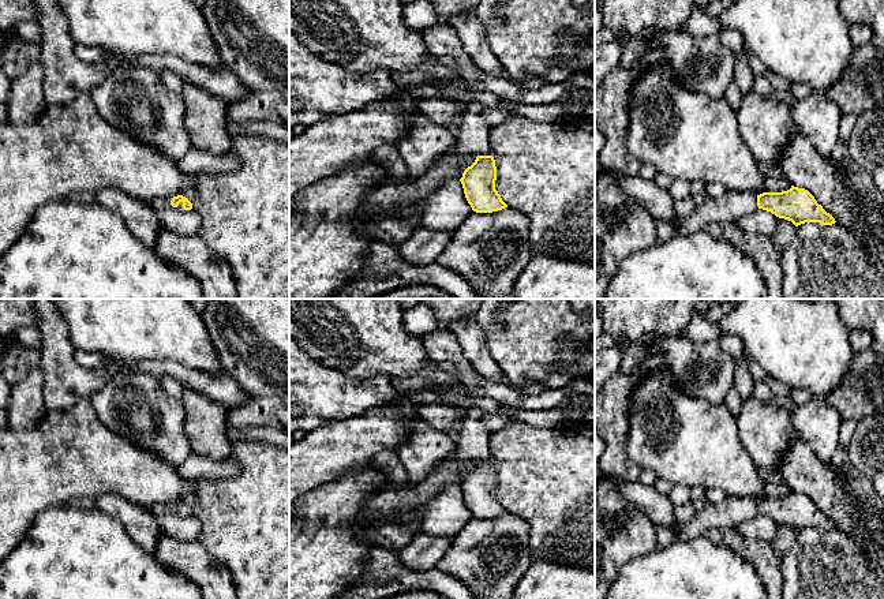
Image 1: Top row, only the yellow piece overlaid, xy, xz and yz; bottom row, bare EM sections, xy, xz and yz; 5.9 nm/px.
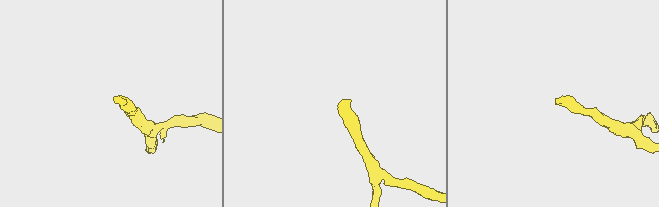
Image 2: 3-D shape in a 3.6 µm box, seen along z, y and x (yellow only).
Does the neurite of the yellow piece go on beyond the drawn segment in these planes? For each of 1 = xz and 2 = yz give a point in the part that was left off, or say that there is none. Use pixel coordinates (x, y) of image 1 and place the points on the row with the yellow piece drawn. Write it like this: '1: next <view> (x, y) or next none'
1: next xz (472, 135)
2: next yz (733, 205)

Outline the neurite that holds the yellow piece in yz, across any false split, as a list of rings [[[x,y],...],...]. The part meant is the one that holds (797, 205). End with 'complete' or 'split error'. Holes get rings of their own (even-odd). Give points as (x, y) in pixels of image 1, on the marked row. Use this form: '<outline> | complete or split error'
[[[791,186],[782,192],[763,192],[754,195],[743,191],[728,191],[705,202],[688,217],[679,218],[675,235],[694,233],[707,229],[711,222],[734,222],[737,218],[754,213],[757,209],[771,211],[779,218],[791,221],[795,227],[805,222],[835,224],[835,218],[827,213],[814,196],[805,188]]] | split error

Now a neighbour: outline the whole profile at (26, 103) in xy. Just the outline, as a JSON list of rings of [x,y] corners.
[[[40,61],[33,63],[20,76],[11,81],[4,119],[12,124],[37,120],[46,108],[42,93],[44,71]]]

